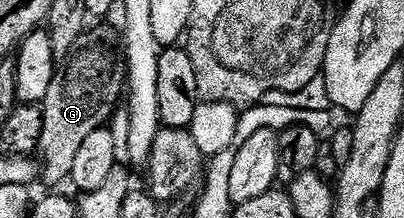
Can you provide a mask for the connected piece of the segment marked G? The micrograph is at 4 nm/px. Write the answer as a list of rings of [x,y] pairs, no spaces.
[[[89,29],[74,44],[68,58],[57,65],[54,80],[50,80],[50,92],[46,92],[42,103],[44,120],[38,154],[44,157],[42,178],[52,188],[71,179],[74,159],[82,143],[90,132],[101,129],[117,113],[116,105],[119,102],[121,105],[125,97],[126,66],[117,42],[117,35],[115,38],[108,30]]]

